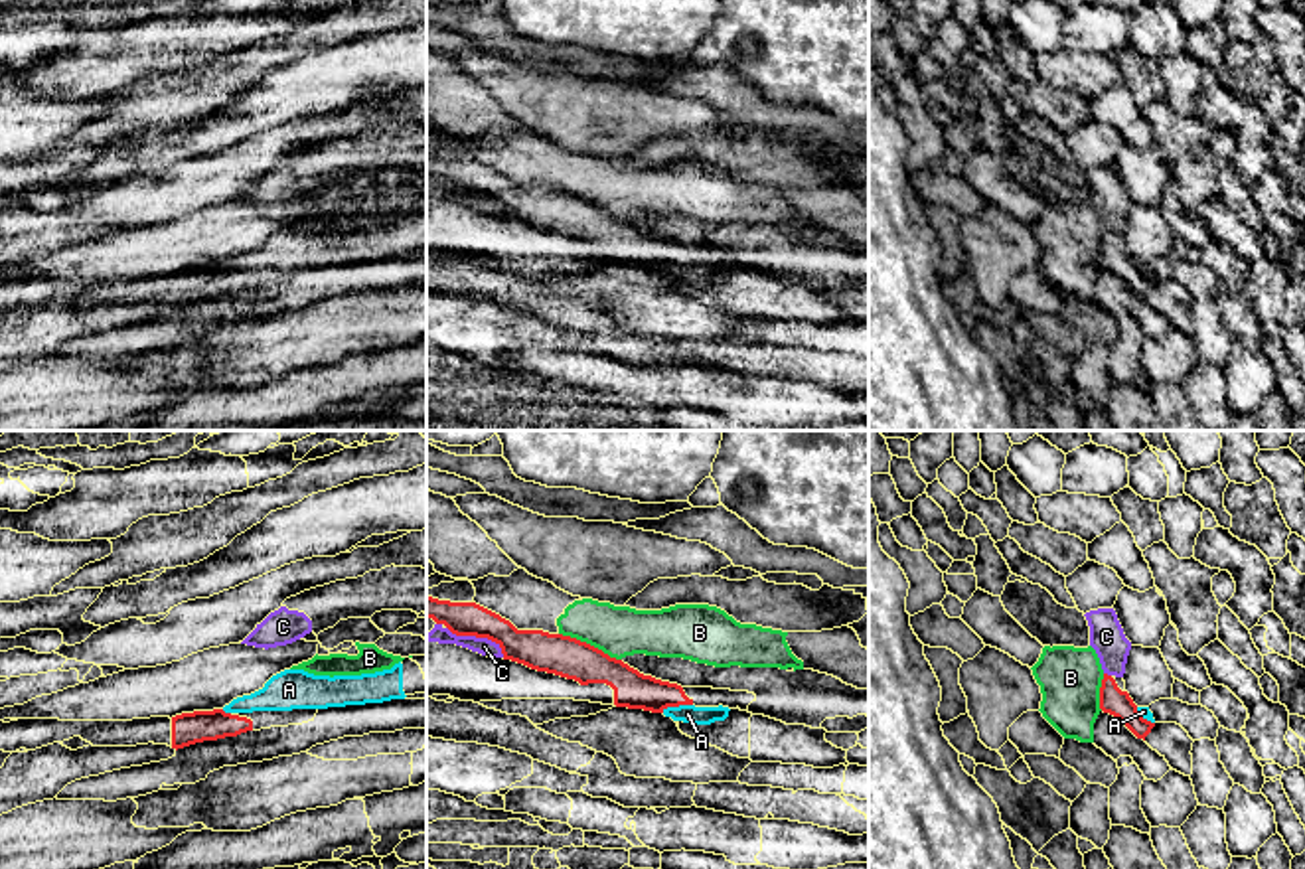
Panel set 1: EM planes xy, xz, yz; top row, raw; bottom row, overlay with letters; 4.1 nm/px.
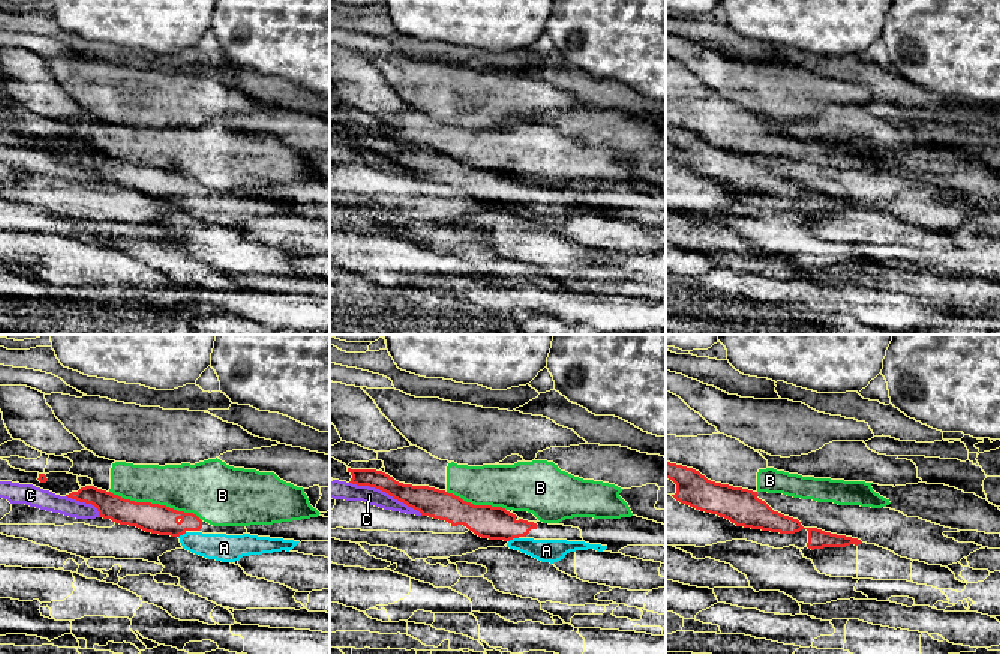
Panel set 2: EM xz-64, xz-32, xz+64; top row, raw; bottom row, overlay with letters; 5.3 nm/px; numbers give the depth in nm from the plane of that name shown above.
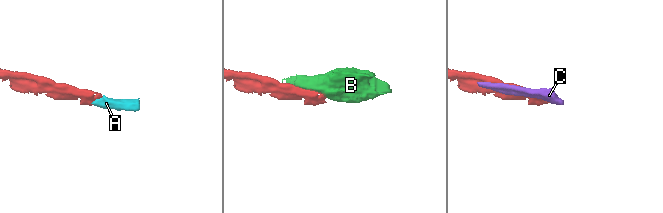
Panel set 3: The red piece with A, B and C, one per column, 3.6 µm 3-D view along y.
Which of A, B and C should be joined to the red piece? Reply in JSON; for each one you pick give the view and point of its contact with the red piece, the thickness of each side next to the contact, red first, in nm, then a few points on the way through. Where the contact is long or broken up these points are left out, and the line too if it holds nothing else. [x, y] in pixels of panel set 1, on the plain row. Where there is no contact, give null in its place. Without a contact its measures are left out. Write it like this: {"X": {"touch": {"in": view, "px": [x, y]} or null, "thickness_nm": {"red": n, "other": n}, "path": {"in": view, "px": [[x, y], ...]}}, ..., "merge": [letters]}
{"A": {"touch": {"in": "xz", "px": [676, 263]}, "thickness_nm": {"red": 150, "other": 80}, "path": {"in": "xz", "px": [[632, 247], [668, 255], [676, 263], [688, 271]]}}, "merge": ["A"]}

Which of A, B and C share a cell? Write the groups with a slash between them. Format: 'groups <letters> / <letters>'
groups A / B / C

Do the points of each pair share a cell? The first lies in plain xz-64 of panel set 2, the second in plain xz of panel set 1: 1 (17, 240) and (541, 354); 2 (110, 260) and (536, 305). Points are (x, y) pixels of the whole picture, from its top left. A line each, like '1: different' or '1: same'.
1: different
2: different

